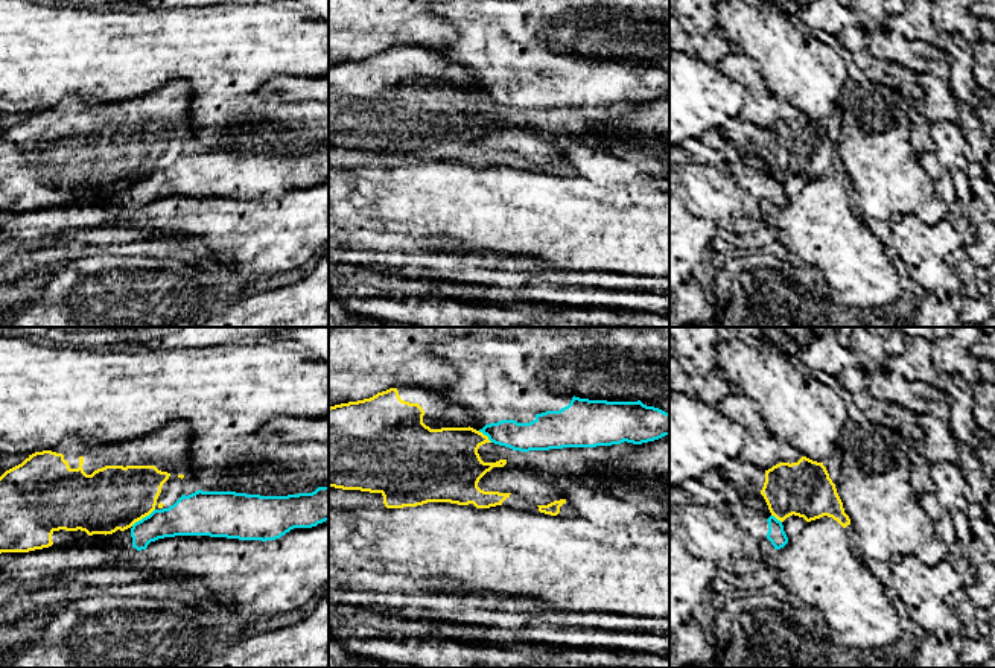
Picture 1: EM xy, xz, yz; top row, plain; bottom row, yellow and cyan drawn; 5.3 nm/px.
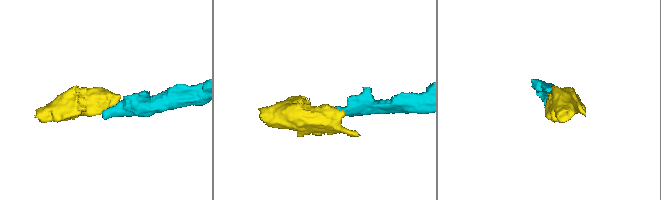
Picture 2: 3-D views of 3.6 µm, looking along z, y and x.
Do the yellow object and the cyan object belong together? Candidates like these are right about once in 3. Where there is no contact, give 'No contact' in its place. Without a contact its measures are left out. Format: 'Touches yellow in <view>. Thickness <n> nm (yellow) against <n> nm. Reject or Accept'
Touches yellow in xy. Thickness 340 nm (yellow) against 200 nm. Reject

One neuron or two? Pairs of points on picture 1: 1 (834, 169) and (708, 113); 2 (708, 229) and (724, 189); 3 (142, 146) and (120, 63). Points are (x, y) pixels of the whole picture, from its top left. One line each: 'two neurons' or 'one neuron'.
1: two neurons
2: two neurons
3: two neurons

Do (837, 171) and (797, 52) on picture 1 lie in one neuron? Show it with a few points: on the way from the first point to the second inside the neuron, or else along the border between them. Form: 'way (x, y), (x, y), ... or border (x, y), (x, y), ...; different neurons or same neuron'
border (790, 102), (804, 114), (822, 122); different neurons

